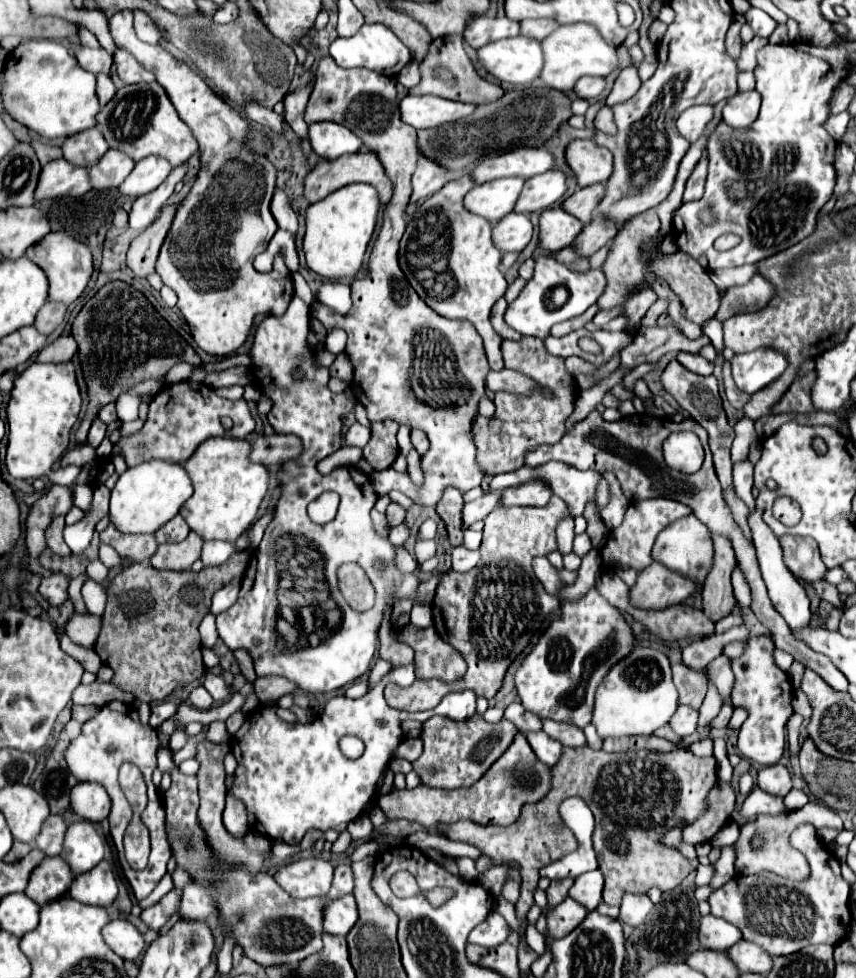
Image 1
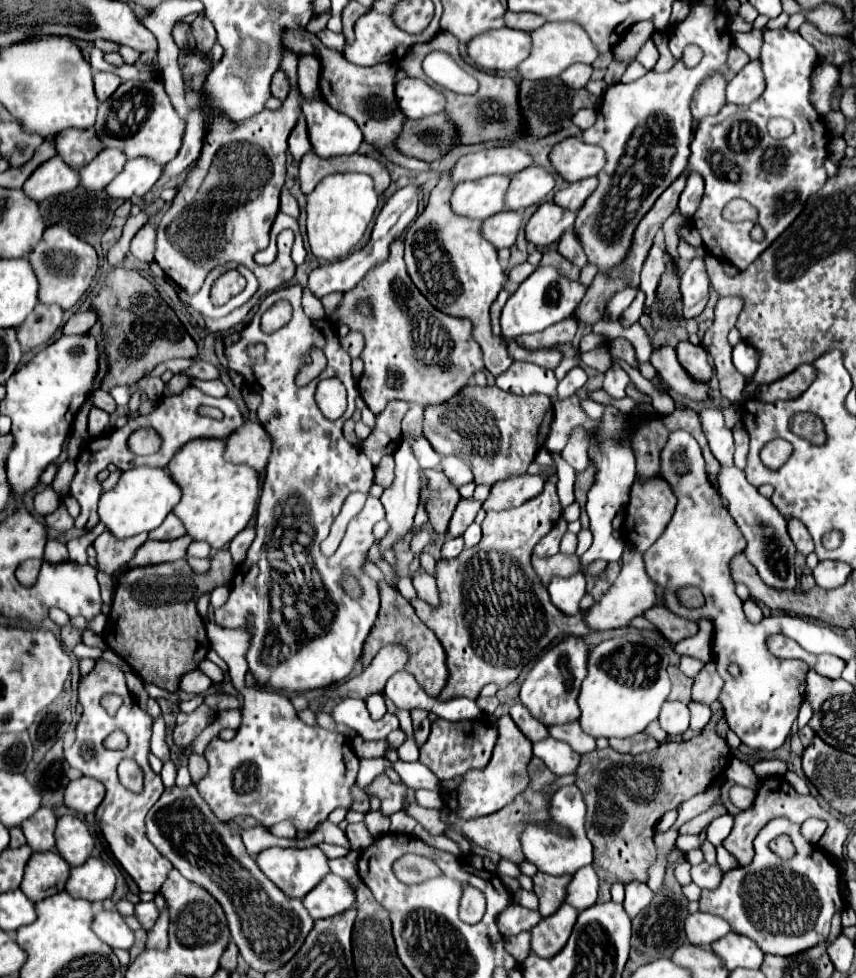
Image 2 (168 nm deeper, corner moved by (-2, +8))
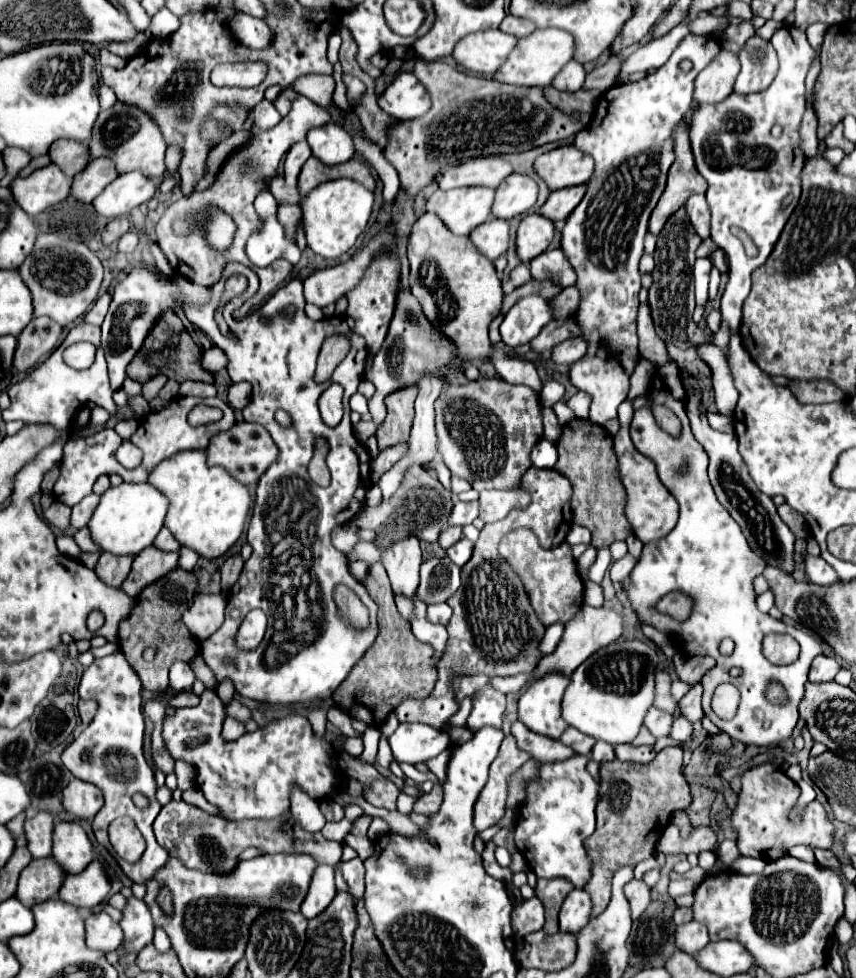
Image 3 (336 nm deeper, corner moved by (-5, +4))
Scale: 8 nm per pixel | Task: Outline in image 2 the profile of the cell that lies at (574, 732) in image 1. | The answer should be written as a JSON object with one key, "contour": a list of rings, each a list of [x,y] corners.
{"contour":[[[576,721],[564,723],[564,725],[552,725],[552,727],[548,727],[548,731],[554,739],[566,741],[580,755],[596,749],[596,739],[592,735],[586,735]]]}

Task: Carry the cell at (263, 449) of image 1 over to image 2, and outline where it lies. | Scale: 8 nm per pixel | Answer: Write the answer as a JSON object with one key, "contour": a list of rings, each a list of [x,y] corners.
{"contour":[[[244,421],[240,431],[234,431],[226,441],[224,459],[232,463],[246,463],[256,471],[262,471],[262,463],[268,461],[272,439],[258,421]]]}

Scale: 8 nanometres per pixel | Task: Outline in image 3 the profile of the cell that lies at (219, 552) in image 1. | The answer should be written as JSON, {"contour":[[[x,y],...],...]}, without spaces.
{"contour":[[[183,547],[179,553],[181,553],[181,559],[179,559],[179,567],[187,569],[187,571],[193,571],[195,563],[199,561],[199,555],[197,555],[193,549],[189,549],[189,547]]]}

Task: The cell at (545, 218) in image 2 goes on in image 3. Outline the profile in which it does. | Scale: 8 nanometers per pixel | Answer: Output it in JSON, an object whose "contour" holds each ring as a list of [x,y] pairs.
{"contour":[[[541,213],[523,217],[517,229],[517,255],[523,263],[529,263],[533,257],[543,253],[555,235],[555,223]]]}

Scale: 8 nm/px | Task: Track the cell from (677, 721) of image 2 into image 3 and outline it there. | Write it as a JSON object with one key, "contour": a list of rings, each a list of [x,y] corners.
{"contour":[[[651,709],[647,713],[647,719],[645,719],[645,727],[655,735],[655,737],[667,737],[671,733],[671,727],[673,727],[673,715],[671,713],[665,713],[661,709]]]}

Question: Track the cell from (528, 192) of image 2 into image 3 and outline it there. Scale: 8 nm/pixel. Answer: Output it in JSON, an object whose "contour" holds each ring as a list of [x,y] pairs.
{"contour":[[[523,173],[509,175],[499,187],[493,203],[493,217],[511,219],[515,215],[527,213],[539,195],[539,185],[535,179]]]}

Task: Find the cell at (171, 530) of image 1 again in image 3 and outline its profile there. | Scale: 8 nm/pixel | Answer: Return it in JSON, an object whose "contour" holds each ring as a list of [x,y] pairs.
{"contour":[[[163,527],[163,529],[159,531],[159,535],[155,537],[153,545],[159,547],[159,549],[163,549],[163,551],[179,551],[179,549],[183,547],[183,545],[173,537],[173,533],[171,533],[167,527]]]}

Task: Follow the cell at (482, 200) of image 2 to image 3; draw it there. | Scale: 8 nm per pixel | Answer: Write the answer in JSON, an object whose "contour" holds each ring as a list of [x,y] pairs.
{"contour":[[[459,187],[451,191],[435,191],[427,201],[427,211],[437,213],[443,223],[457,235],[469,235],[477,225],[491,217],[495,189],[491,187]]]}

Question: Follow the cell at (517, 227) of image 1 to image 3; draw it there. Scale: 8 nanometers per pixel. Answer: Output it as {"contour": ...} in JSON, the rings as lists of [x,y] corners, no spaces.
{"contour":[[[489,219],[487,223],[475,227],[469,235],[475,243],[475,247],[487,255],[491,261],[495,261],[499,255],[503,255],[509,247],[509,223],[503,219]]]}

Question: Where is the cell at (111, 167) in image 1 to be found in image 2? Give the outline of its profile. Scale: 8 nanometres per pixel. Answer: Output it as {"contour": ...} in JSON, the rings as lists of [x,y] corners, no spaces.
{"contour":[[[102,149],[84,169],[78,171],[80,185],[86,191],[102,191],[126,165],[126,155],[120,149]]]}

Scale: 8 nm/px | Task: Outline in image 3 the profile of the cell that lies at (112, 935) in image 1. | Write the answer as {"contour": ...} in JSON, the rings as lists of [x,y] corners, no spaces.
{"contour":[[[105,911],[93,913],[85,919],[85,941],[91,949],[99,949],[103,953],[115,951],[123,943],[123,931],[119,923],[115,923]]]}

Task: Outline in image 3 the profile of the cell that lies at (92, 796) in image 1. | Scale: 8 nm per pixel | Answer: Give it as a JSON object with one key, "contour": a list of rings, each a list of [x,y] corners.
{"contour":[[[73,779],[63,789],[63,807],[73,817],[91,821],[103,807],[103,793],[93,783]]]}

